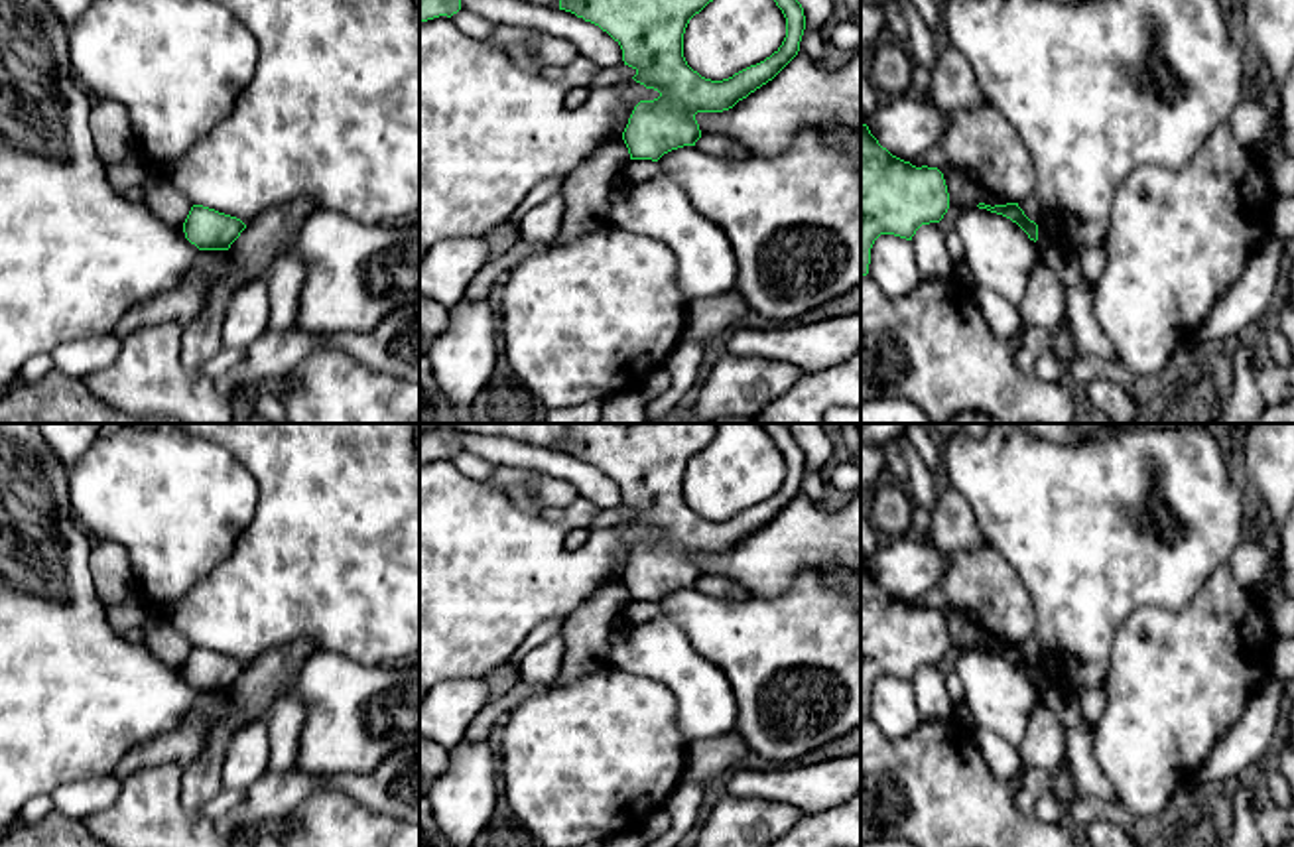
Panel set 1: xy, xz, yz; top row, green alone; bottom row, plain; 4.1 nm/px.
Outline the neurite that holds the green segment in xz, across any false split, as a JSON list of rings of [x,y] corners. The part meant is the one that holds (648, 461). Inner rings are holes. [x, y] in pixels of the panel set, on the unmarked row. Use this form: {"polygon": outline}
{"polygon": [[[563,424],[559,451],[571,453],[599,467],[622,490],[624,506],[632,508],[636,524],[660,534],[654,542],[640,542],[622,573],[630,601],[658,603],[664,595],[695,587],[701,579],[697,554],[723,554],[772,522],[800,492],[806,471],[802,445],[788,424],[762,424],[768,437],[786,459],[782,487],[764,502],[750,506],[729,520],[711,522],[693,512],[683,498],[683,475],[689,461],[717,437],[719,424]]]}

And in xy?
{"polygon": [[[193,646],[185,664],[185,680],[199,691],[228,691],[246,666],[215,650]]]}

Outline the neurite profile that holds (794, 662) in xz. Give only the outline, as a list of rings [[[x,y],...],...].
[[[808,569],[798,573],[784,595],[772,599],[750,595],[731,601],[683,587],[656,603],[691,646],[725,672],[739,707],[735,733],[762,758],[794,760],[861,727],[861,595],[847,591],[837,577]]]

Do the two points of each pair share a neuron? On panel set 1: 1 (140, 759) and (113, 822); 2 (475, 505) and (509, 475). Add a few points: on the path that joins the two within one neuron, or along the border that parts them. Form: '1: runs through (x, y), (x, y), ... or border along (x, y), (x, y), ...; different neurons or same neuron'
1: border along (180, 763), (152, 765), (125, 781); different neurons
2: border along (485, 481), (503, 489), (522, 509), (532, 513); different neurons

